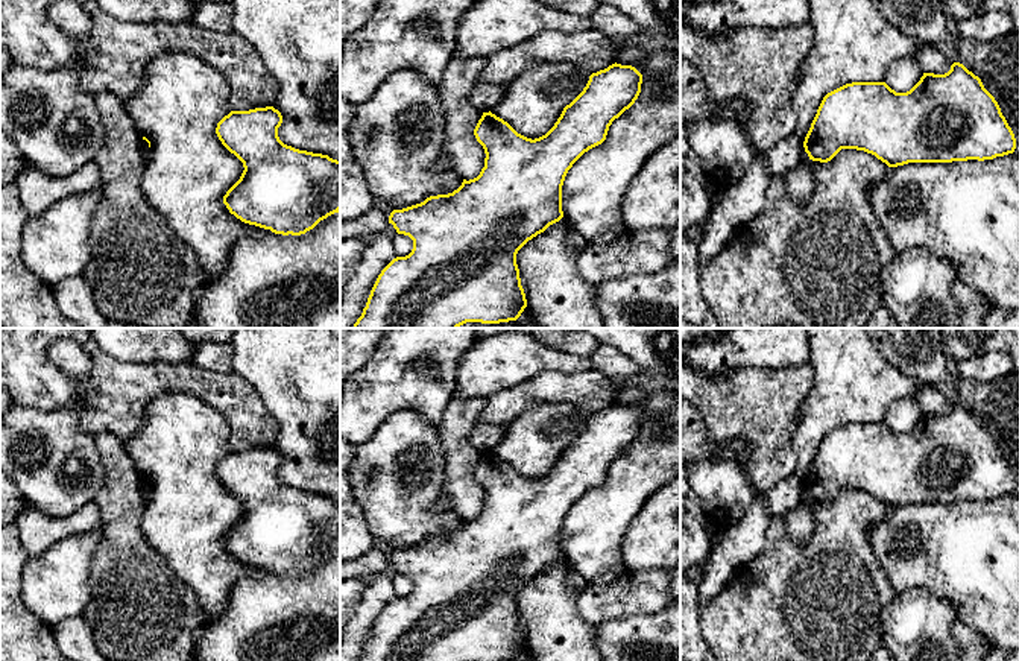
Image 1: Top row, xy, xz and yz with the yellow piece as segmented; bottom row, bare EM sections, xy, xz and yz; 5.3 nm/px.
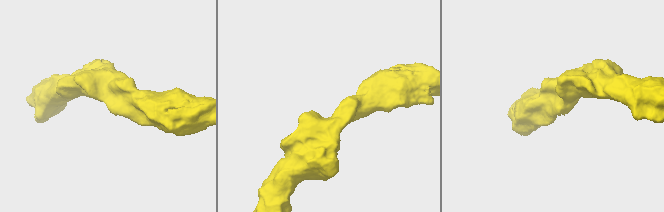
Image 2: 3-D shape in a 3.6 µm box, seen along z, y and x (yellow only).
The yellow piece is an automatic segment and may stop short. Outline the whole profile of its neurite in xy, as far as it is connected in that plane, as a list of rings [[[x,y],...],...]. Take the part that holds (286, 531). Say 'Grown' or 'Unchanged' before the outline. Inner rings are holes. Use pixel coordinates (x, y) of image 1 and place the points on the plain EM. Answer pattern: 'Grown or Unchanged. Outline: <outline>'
Unchanged. Outline: [[[273,447],[231,451],[217,463],[219,480],[244,508],[223,544],[244,564],[275,574],[301,576],[340,552],[340,501],[284,485],[278,477],[281,463],[282,456]]]

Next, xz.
Unchanged. Outline: [[[615,403],[592,413],[583,432],[563,448],[554,466],[535,480],[518,474],[491,451],[483,453],[474,470],[486,494],[480,515],[463,520],[453,533],[430,536],[421,544],[390,553],[389,564],[398,574],[413,580],[413,590],[405,597],[393,599],[381,611],[357,661],[516,661],[527,647],[516,605],[518,591],[563,558],[562,526],[568,511],[585,492],[606,480],[612,462],[638,439],[641,424],[642,415],[632,406]]]

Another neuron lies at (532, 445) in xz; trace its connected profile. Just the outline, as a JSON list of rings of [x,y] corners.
[[[541,403],[532,406],[506,429],[503,439],[491,453],[507,462],[518,474],[532,480],[539,479],[554,466],[563,448],[583,432],[589,416],[571,403]]]

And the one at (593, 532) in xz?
[[[571,328],[591,334],[632,359],[639,372],[626,377],[615,397],[636,387],[644,397],[633,404],[641,415],[635,444],[609,466],[606,480],[585,492],[568,511],[562,526],[563,558],[591,585],[618,580],[629,570],[623,562],[623,539],[644,503],[680,476],[680,328]]]

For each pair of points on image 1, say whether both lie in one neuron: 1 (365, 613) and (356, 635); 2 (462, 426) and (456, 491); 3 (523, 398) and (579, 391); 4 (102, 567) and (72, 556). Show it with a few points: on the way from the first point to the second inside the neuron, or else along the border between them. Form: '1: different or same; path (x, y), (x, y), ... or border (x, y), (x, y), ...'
1: same; path (363, 619), (357, 629)
2: same; path (457, 442), (457, 474)
3: same; path (536, 391), (565, 391)
4: different; border (104, 531), (91, 562), (88, 599)

